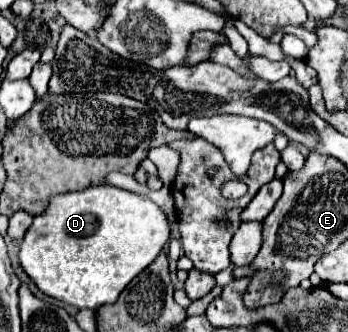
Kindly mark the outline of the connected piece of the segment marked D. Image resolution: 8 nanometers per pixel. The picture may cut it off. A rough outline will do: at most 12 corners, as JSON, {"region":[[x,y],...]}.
{"region":[[54,195],[20,265],[76,309],[114,303],[170,241],[150,197]]}

